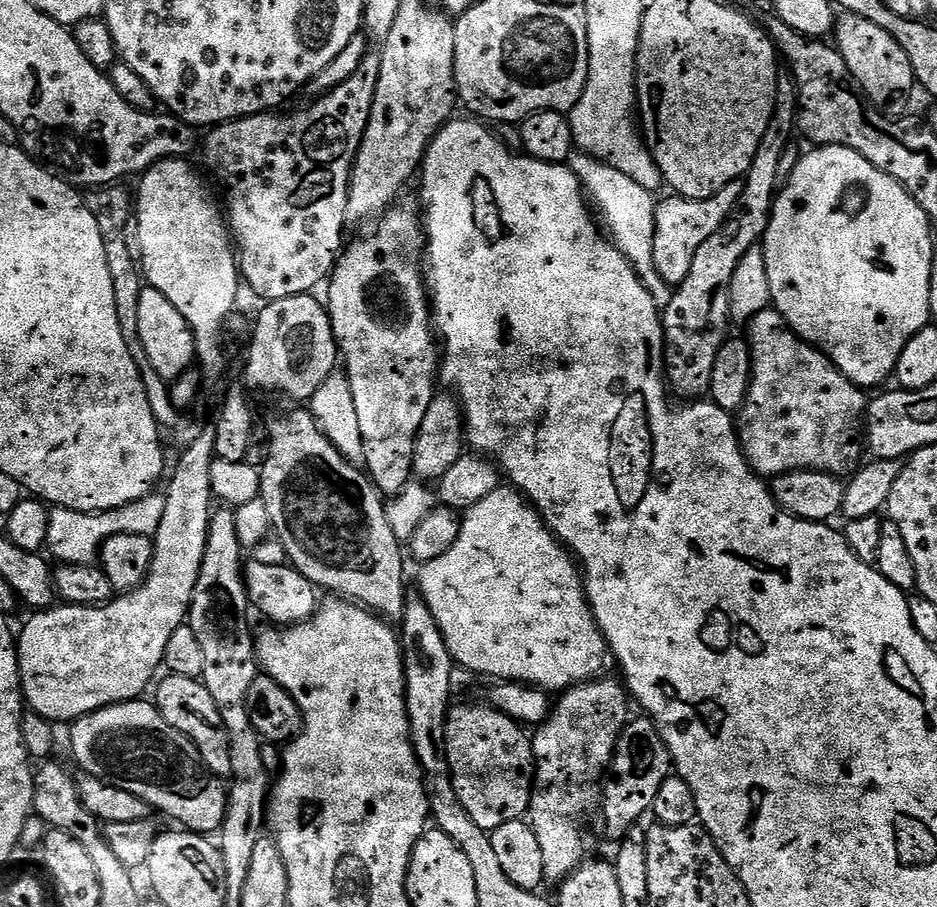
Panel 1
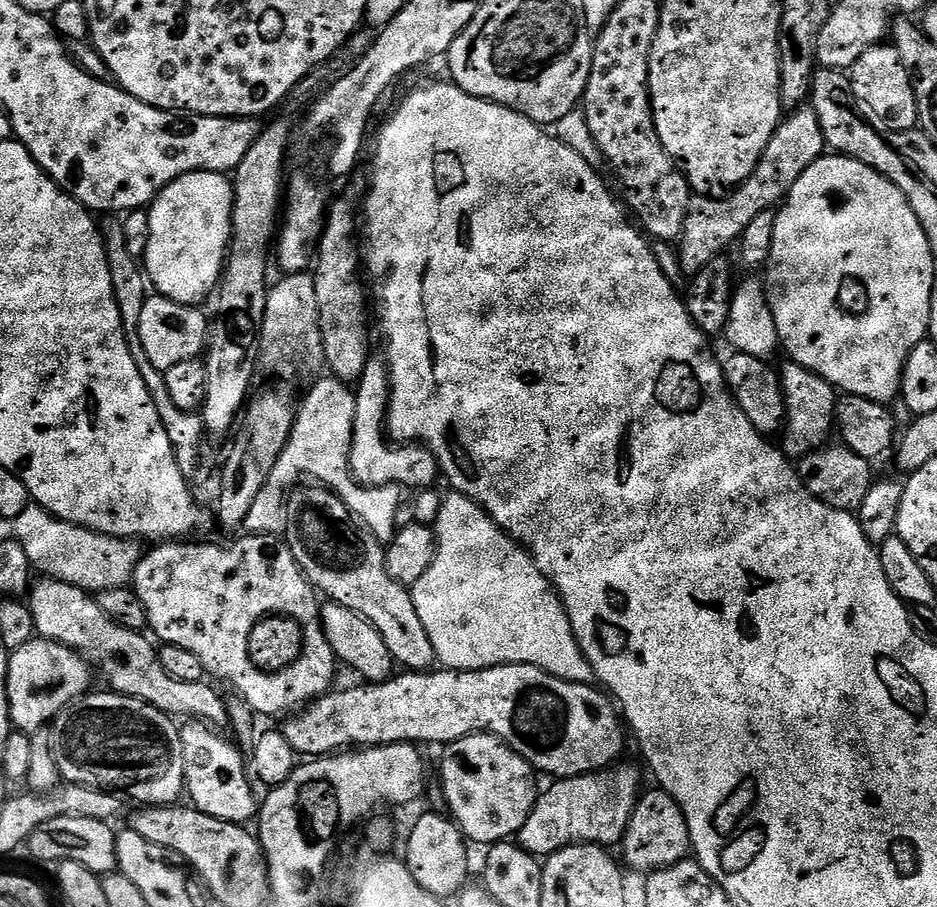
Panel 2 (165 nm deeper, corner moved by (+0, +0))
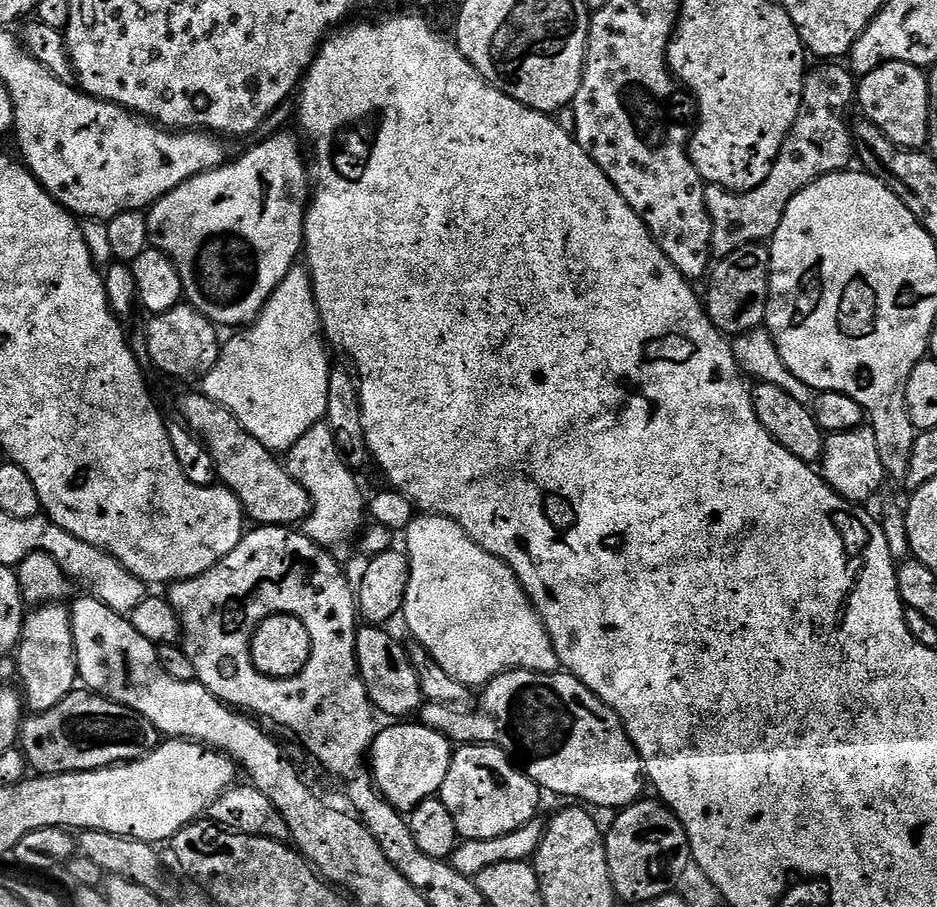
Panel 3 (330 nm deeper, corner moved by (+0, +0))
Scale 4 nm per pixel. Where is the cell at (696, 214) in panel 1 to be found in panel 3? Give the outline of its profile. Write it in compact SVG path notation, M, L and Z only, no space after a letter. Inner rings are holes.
M820 62L816 69L804 77L802 102L798 118L784 139L782 150L766 174L766 182L749 192L727 192L722 186L709 184L705 187L706 210L712 223L712 254L719 258L742 250L747 244L764 244L786 214L786 206L806 186L831 172L843 172L854 160L854 141L849 121L844 121L844 112L854 104L854 77L840 62Z

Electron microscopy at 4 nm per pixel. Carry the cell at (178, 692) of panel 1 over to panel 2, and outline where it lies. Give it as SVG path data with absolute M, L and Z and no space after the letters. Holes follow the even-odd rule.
M188 722L180 728L180 737L184 743L184 757L186 758L186 770L188 771L188 779L186 781L186 792L192 800L191 807L199 810L202 814L206 814L210 818L218 818L222 822L230 822L231 824L247 825L247 820L255 821L258 816L258 796L252 793L252 784L248 781L250 778L250 768L246 763L244 765L245 753L231 739L227 740L215 727L205 722Z

